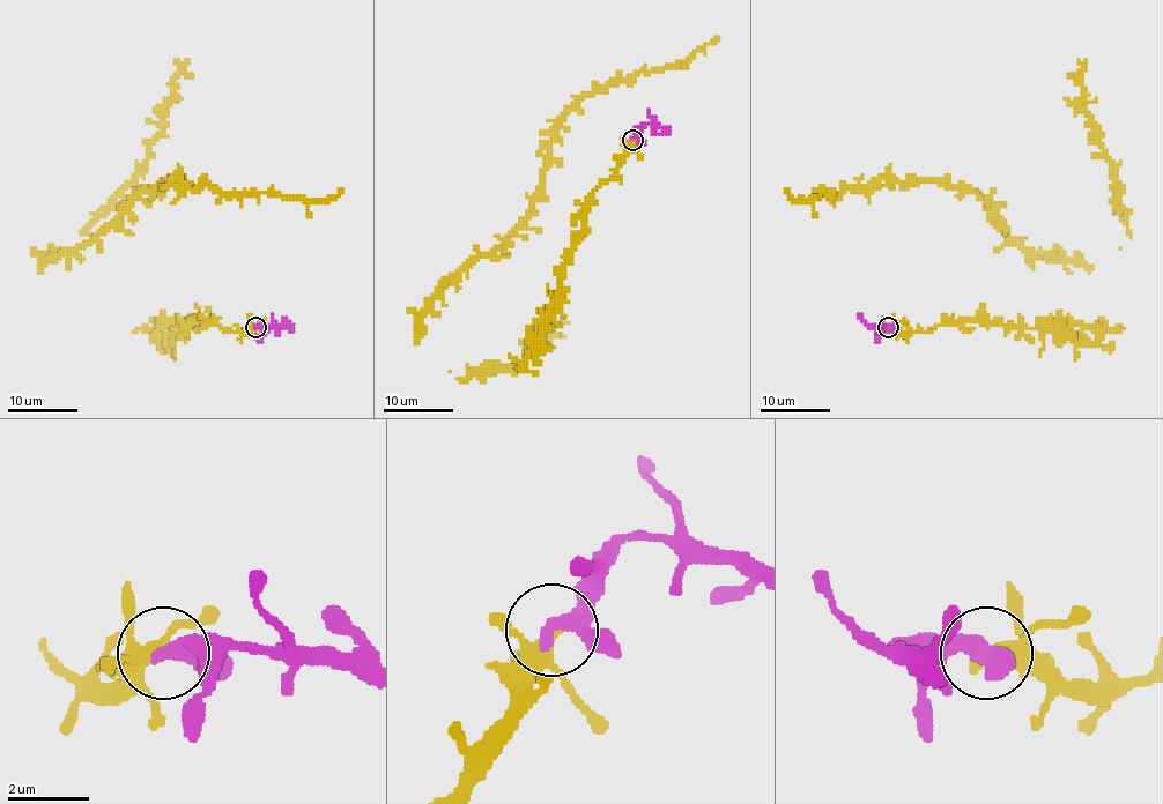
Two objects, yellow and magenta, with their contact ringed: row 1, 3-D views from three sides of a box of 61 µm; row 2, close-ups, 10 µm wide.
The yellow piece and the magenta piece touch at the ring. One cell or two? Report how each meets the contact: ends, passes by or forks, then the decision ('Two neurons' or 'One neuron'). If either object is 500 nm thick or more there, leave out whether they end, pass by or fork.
At the ring yellow forks. At the ring magenta passes by. One neuron

